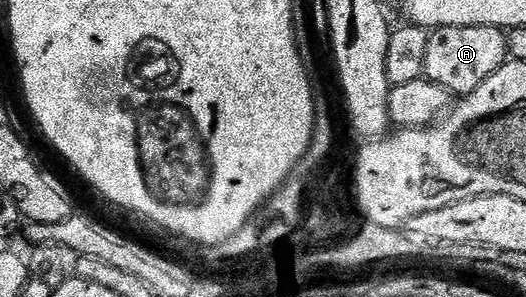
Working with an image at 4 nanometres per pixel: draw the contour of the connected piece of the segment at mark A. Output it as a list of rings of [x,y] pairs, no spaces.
[[[444,25],[430,32],[427,51],[423,55],[424,80],[434,81],[450,95],[464,95],[475,91],[509,57],[509,38],[506,30],[491,25]]]

